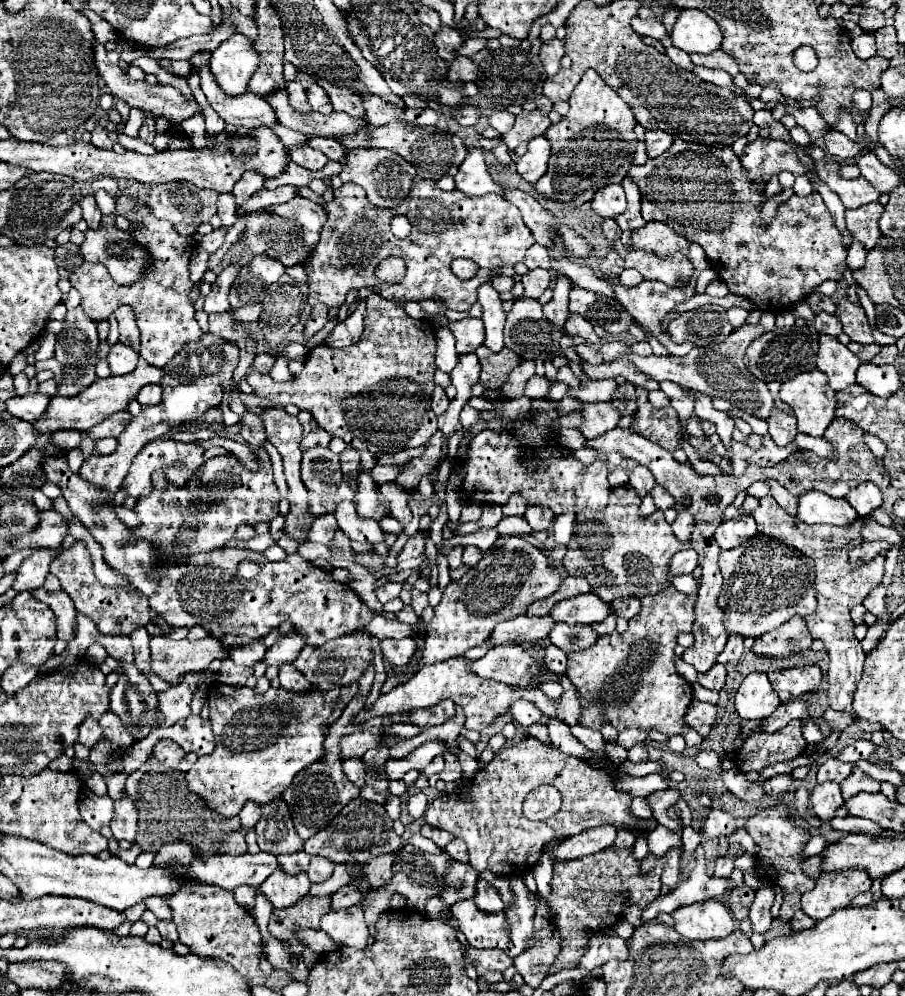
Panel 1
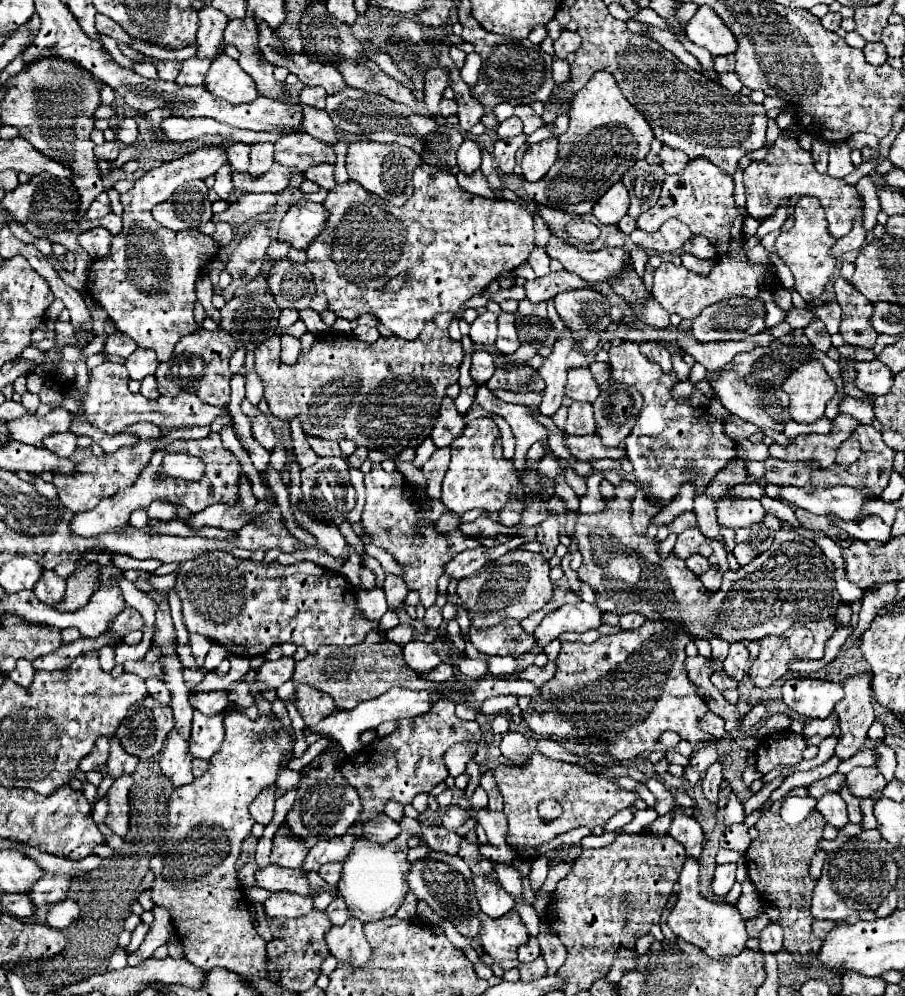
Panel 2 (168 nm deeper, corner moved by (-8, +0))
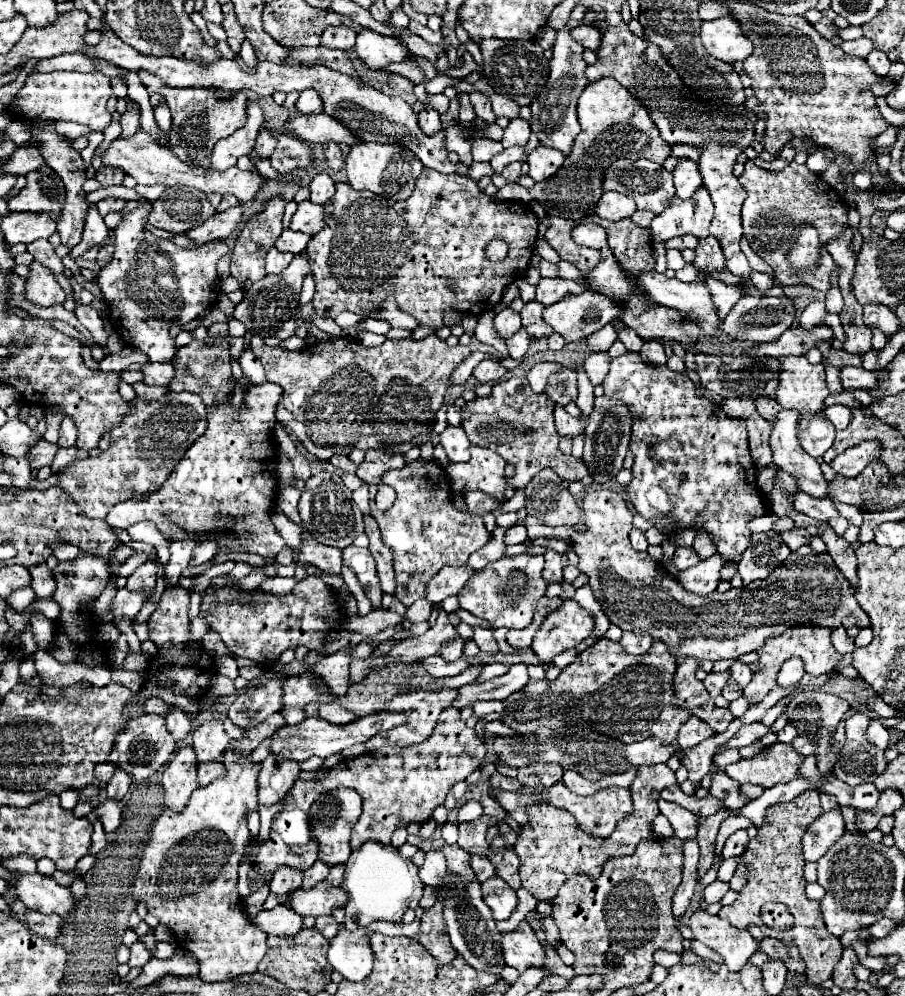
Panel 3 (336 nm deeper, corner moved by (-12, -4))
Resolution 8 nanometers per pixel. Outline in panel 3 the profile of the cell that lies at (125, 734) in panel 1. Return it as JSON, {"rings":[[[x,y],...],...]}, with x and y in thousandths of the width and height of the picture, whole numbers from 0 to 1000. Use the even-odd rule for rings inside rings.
{"rings":[[[127,772],[123,784],[118,786],[118,798],[123,802],[136,802],[143,794],[145,788],[145,778],[138,772]]]}

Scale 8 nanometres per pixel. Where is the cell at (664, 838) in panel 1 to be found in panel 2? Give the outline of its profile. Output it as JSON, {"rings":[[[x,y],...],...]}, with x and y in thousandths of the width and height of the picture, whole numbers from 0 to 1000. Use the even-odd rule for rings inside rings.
{"rings":[[[761,860],[757,864],[752,881],[750,881],[750,889],[752,889],[750,905],[748,905],[746,913],[739,917],[737,929],[744,933],[744,937],[748,941],[770,949],[786,963],[799,963],[799,961],[806,961],[806,959],[817,959],[823,953],[823,945],[828,943],[819,917],[810,909],[806,909],[806,907],[783,905],[783,903],[775,901],[772,899],[770,877],[772,877],[772,866]]]}

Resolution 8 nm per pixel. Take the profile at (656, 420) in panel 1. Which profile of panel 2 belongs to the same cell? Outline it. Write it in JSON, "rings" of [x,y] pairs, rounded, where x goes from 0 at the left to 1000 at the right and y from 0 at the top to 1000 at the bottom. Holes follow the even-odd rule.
{"rings":[[[688,342],[682,348],[675,348],[673,355],[673,383],[675,385],[691,385],[691,387],[699,387],[708,397],[710,397],[710,409],[708,415],[704,419],[704,425],[697,433],[697,437],[691,441],[691,455],[693,461],[697,463],[701,471],[702,479],[713,495],[713,499],[730,509],[737,509],[752,493],[752,487],[757,485],[766,485],[768,487],[768,497],[779,495],[779,491],[783,489],[783,485],[788,483],[788,479],[808,463],[814,459],[812,455],[812,443],[806,441],[801,437],[799,425],[794,421],[790,421],[783,413],[775,413],[772,409],[766,409],[761,403],[750,403],[744,399],[744,387],[750,385],[746,372],[741,370],[741,374],[733,374],[733,370],[713,360],[706,352],[706,346],[702,342]]]}

